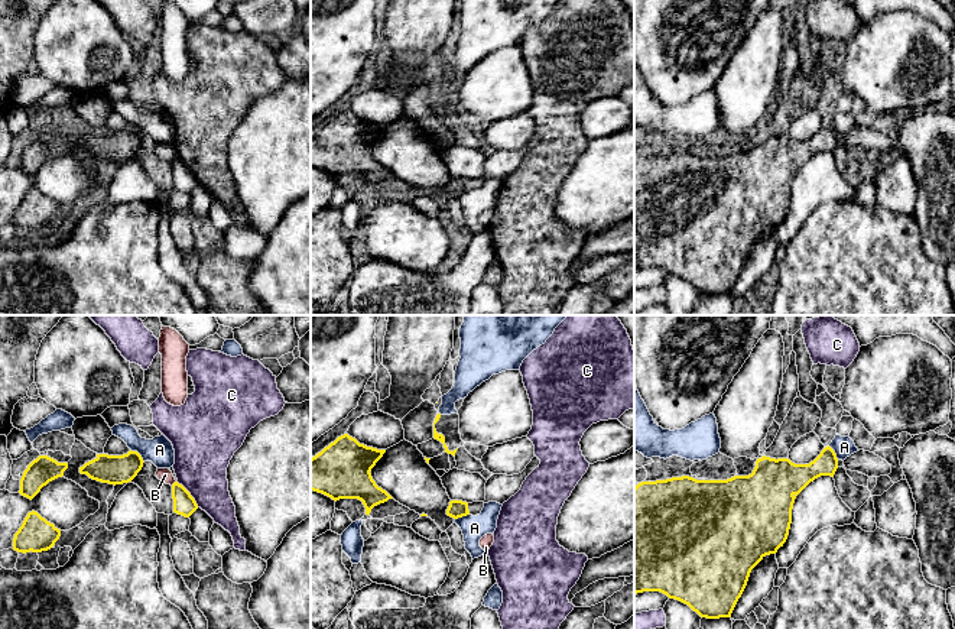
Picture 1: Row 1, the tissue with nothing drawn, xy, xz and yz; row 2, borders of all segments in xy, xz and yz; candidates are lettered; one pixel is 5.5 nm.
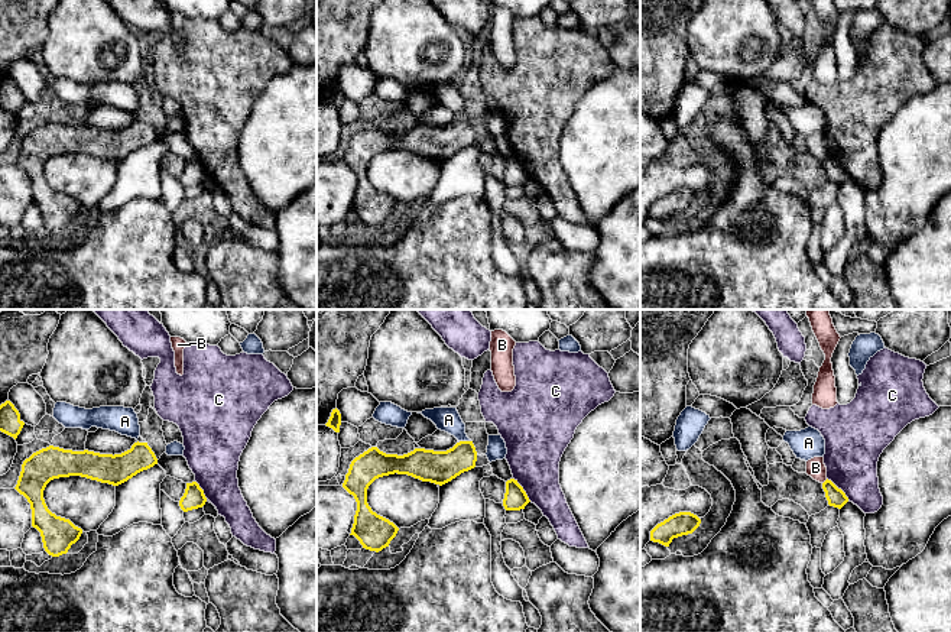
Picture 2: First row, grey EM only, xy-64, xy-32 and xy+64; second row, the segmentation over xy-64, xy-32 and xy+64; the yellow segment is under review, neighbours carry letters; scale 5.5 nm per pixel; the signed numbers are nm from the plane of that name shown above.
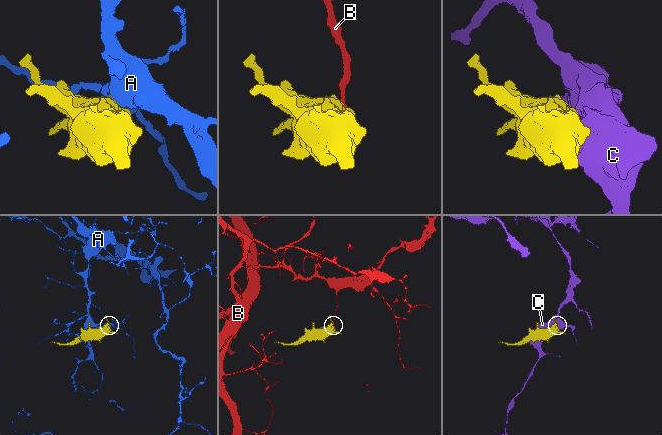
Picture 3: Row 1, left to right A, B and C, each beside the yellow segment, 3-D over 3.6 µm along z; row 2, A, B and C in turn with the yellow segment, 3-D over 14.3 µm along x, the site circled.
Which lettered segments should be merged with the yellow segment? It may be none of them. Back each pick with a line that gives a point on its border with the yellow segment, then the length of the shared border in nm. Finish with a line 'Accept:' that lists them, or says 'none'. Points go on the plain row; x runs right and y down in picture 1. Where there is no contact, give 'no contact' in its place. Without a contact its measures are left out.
Accept: none

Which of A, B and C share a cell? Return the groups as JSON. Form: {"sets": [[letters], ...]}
{"sets": [["A"], ["B"], ["C"]]}

